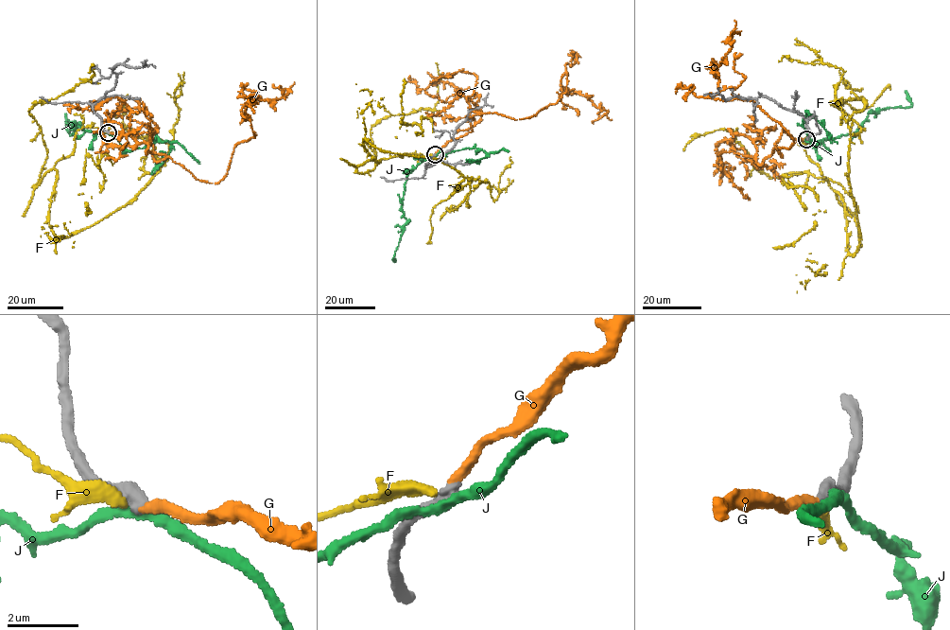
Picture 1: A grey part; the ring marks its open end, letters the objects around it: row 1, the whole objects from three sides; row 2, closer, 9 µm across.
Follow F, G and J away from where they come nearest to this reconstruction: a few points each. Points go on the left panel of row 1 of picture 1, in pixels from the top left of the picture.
F: (106, 131), (79, 129), (54, 166), (57, 236), (125, 206), (153, 176), (142, 134), (105, 126)
G: (108, 132), (147, 132), (154, 160), (218, 182), (254, 135), (242, 106), (289, 91), (274, 84)
J: (107, 132), (98, 134), (77, 126), (76, 132), (74, 128), (78, 123), (73, 124), (70, 132), (64, 113)

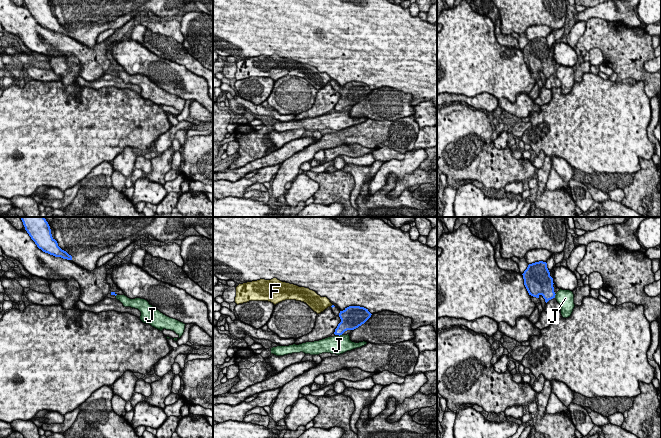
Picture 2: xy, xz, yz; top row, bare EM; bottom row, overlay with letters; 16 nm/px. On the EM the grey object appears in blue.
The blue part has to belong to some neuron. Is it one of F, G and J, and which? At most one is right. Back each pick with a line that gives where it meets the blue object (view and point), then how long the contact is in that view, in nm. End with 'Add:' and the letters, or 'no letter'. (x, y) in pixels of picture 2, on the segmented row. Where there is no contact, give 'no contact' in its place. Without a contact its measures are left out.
G: no contact
Add: G

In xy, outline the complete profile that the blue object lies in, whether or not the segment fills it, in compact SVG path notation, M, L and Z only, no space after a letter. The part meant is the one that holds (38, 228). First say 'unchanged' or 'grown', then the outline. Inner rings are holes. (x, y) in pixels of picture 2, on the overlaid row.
unchanged; M44 217L20 218L25 230L39 249L55 257L72 260L72 256L62 250L58 246L57 241L52 237L50 226Z

